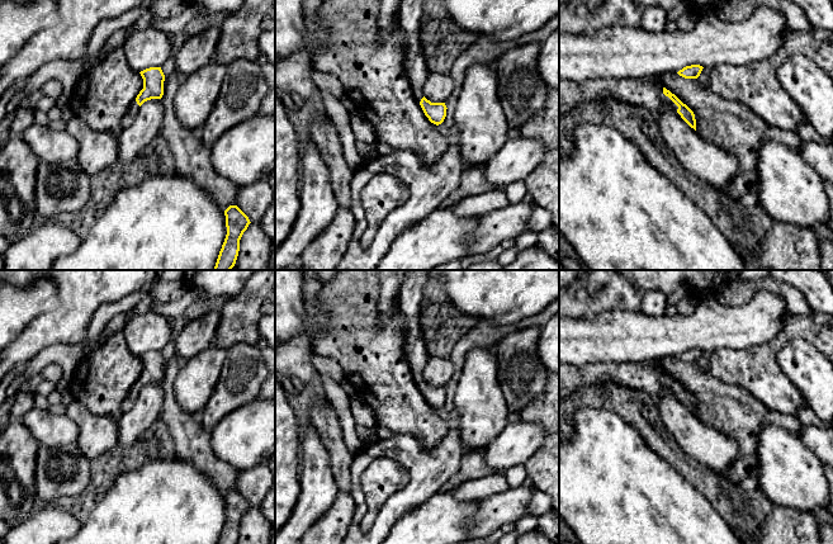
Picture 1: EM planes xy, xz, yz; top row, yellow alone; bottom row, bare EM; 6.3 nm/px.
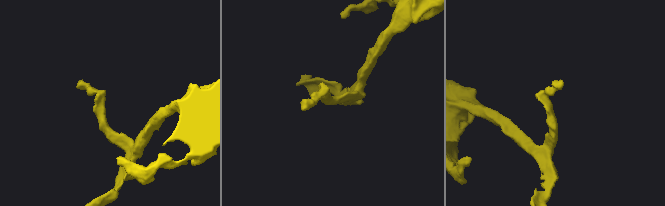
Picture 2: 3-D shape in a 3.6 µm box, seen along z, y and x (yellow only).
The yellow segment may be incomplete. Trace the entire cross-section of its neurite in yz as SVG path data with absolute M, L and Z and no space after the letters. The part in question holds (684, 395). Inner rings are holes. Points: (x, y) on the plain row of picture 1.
M654 361L638 364L591 363L574 366L559 363L559 389L569 392L581 387L616 383L647 393L658 405L663 389L668 388L691 412L696 415L694 396L675 378L662 372Z

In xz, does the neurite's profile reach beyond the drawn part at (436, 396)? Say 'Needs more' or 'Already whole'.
Needs more

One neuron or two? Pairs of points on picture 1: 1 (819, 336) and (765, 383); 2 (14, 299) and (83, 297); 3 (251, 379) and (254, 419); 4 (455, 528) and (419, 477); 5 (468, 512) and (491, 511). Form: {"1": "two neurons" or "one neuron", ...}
{"1": "one neuron", "2": "two neurons", "3": "two neurons", "4": "two neurons", "5": "two neurons"}

